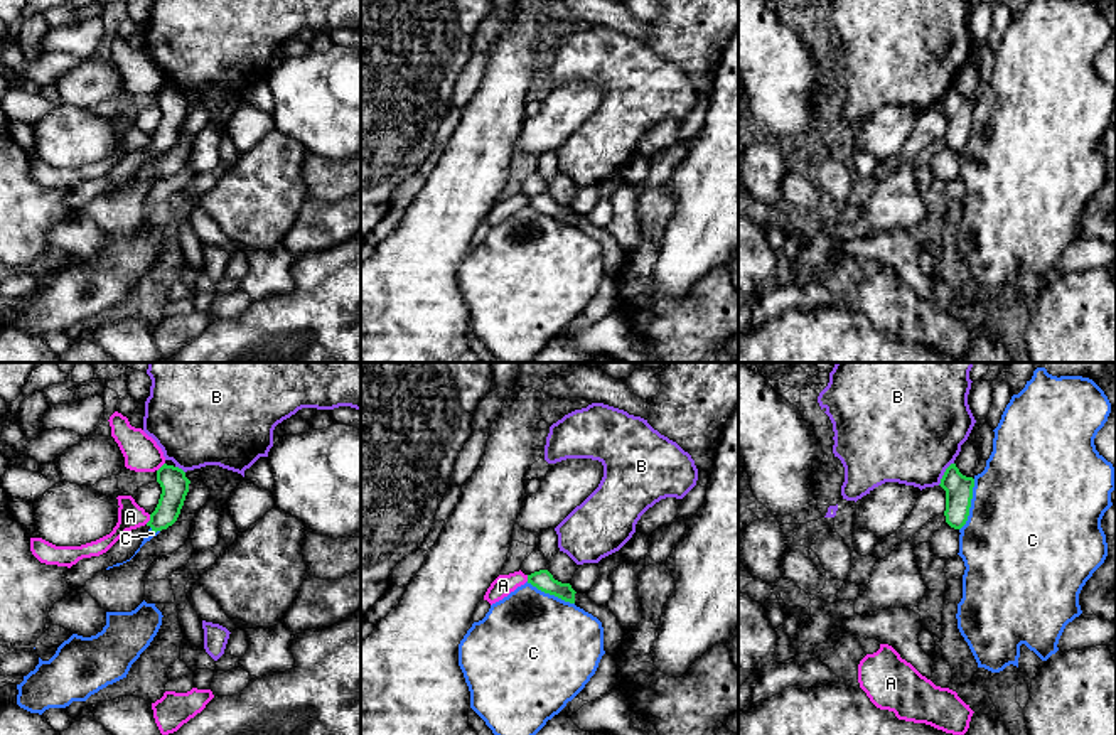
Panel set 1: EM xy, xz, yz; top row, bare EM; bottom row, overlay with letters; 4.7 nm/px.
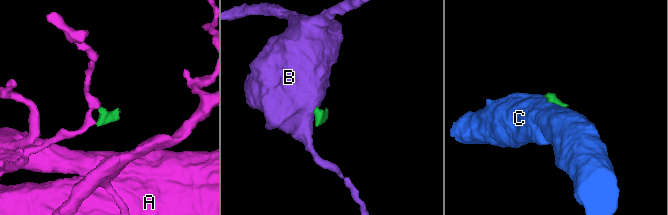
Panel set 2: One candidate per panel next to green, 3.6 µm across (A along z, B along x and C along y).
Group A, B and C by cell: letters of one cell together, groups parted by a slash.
A / B / C

